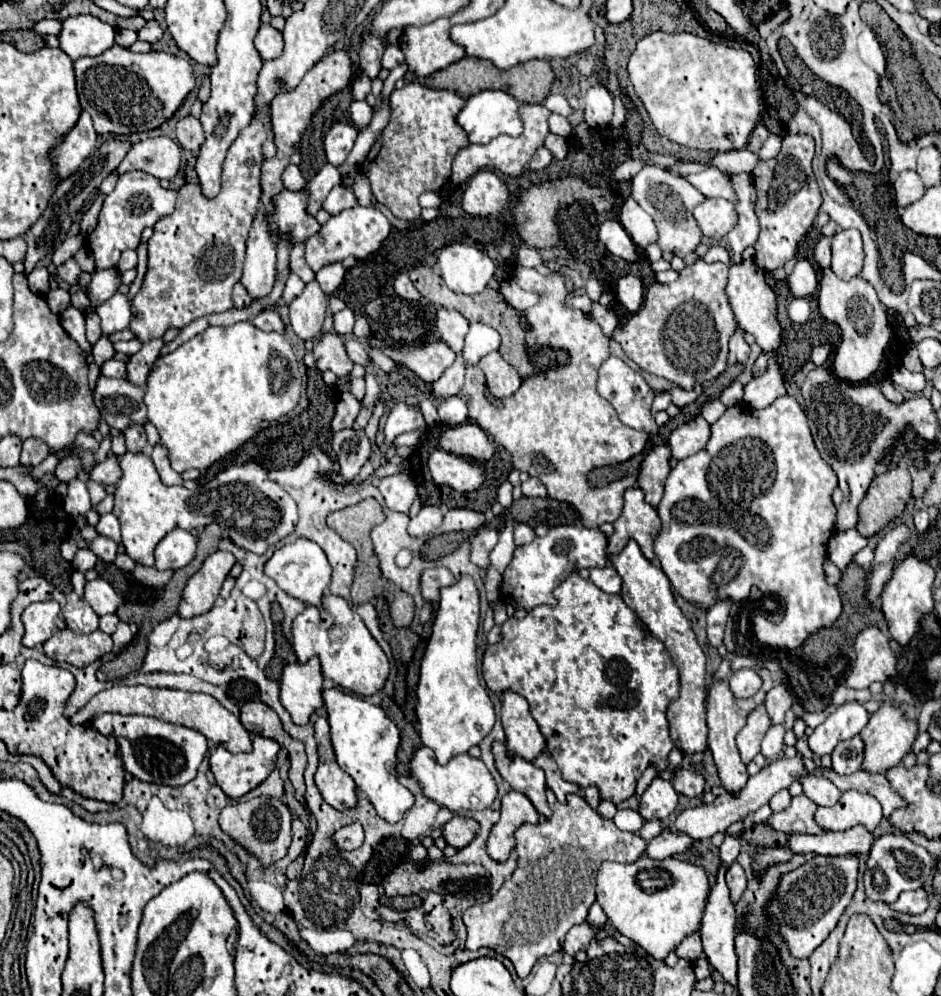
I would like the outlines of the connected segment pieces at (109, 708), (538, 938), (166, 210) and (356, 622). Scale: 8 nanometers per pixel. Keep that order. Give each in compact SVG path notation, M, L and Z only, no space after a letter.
M112 686L110 690L98 692L84 708L80 708L70 718L70 722L72 724L90 724L96 716L102 716L106 712L150 716L150 718L158 718L158 720L164 720L170 724L186 726L186 728L202 732L214 744L224 744L228 752L250 752L250 748L252 748L250 734L244 730L238 716L234 716L230 710L226 710L218 700L214 700L208 694L190 694L190 692L182 692L182 690L150 688L150 686Z
M550 790L546 792L546 796L548 796L548 806L552 810L552 816L542 818L538 824L522 824L516 830L518 866L512 878L508 878L498 890L498 894L494 894L486 904L476 904L464 912L464 924L468 930L466 948L478 950L484 946L506 956L514 964L518 978L526 978L538 958L552 956L554 952L558 952L560 942L564 940L564 934L572 926L582 924L586 920L588 908L596 900L594 882L596 882L596 872L600 864L604 860L634 862L646 850L646 842L638 834L616 828L612 820L606 820L596 810L592 810L582 796L570 794L566 796L566 804L560 804L554 792Z
M138 170L122 174L116 182L116 188L104 200L96 230L88 236L88 252L94 256L96 268L118 266L120 254L126 248L136 248L142 230L146 226L154 226L162 216L170 214L174 210L174 202L176 190L164 190L158 178Z
M326 594L322 598L322 606L334 618L330 630L324 630L320 626L320 612L316 606L306 606L304 612L300 612L292 622L292 646L298 660L306 662L308 658L318 656L324 678L332 680L336 686L352 690L360 696L370 696L378 692L390 672L386 654L368 632L362 618L350 608L350 604L342 596Z

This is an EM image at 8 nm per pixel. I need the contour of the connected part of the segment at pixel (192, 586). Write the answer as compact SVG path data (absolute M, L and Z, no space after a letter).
M214 552L206 564L188 580L184 592L182 592L182 602L178 608L180 618L194 618L204 612L208 612L218 598L220 586L226 580L230 568L236 564L236 558L230 552Z

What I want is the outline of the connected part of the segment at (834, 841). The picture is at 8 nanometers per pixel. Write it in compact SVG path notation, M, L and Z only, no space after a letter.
M856 824L854 828L834 832L834 830L824 830L818 836L798 836L790 834L788 836L788 848L792 852L814 852L814 854L864 854L872 848L876 840L876 834L870 832L868 828L862 828L862 824Z

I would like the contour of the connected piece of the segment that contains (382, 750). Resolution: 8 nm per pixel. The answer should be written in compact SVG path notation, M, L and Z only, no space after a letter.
M336 686L326 688L322 698L328 712L330 740L338 766L348 772L356 782L356 788L368 796L378 816L382 816L386 822L402 820L406 810L412 808L414 796L396 780L396 750L400 744L400 732L396 724L380 706L374 706L364 698L348 694Z

